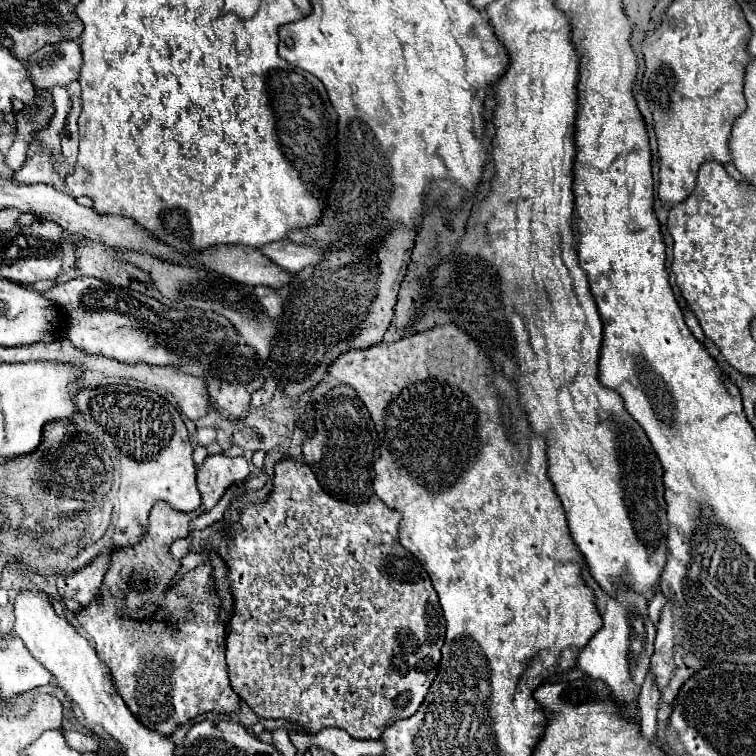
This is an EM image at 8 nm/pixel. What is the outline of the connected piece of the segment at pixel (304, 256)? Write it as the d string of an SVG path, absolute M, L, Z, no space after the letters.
M290 240L266 244L264 248L260 248L260 252L266 254L272 262L276 262L278 266L282 266L284 270L288 270L292 274L300 272L302 268L306 268L310 264L318 264L324 260L324 252L320 252L320 248L298 246Z

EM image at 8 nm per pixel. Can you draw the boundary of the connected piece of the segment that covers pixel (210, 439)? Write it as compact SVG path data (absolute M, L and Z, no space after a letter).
M202 428L196 433L198 444L207 447L216 441L216 430L214 428Z

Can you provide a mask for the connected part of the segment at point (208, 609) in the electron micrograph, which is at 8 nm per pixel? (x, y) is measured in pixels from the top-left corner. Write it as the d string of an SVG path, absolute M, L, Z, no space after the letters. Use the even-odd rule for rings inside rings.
M224 454L208 456L196 472L197 487L202 502L200 508L194 512L178 512L170 504L156 502L152 506L148 528L144 538L140 538L140 544L134 544L132 548L118 548L112 552L112 562L104 576L100 596L88 608L82 608L76 614L82 628L92 636L98 658L110 668L112 678L116 682L116 690L124 698L132 714L144 726L158 730L162 734L174 734L184 722L204 712L230 714L240 710L240 696L234 696L226 672L226 662L224 662L226 612L220 608L220 596L216 594L212 562L206 560L198 564L194 570L188 570L178 578L182 564L180 560L172 558L170 546L174 540L186 536L190 520L204 514L206 510L212 510L222 498L222 494L226 492L226 488L234 482L242 482L242 478L246 478L248 474L250 474L250 466L242 456L238 458L228 458ZM142 606L156 606L156 608L146 620L122 618L124 610L140 610Z

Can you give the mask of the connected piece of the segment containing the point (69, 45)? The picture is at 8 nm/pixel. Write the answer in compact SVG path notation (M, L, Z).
M64 40L60 44L50 44L40 48L36 54L30 56L30 60L26 62L30 68L30 80L36 88L44 88L50 90L56 84L68 86L72 80L78 80L80 74L80 66L82 66L82 52L80 52L80 44L74 40Z

